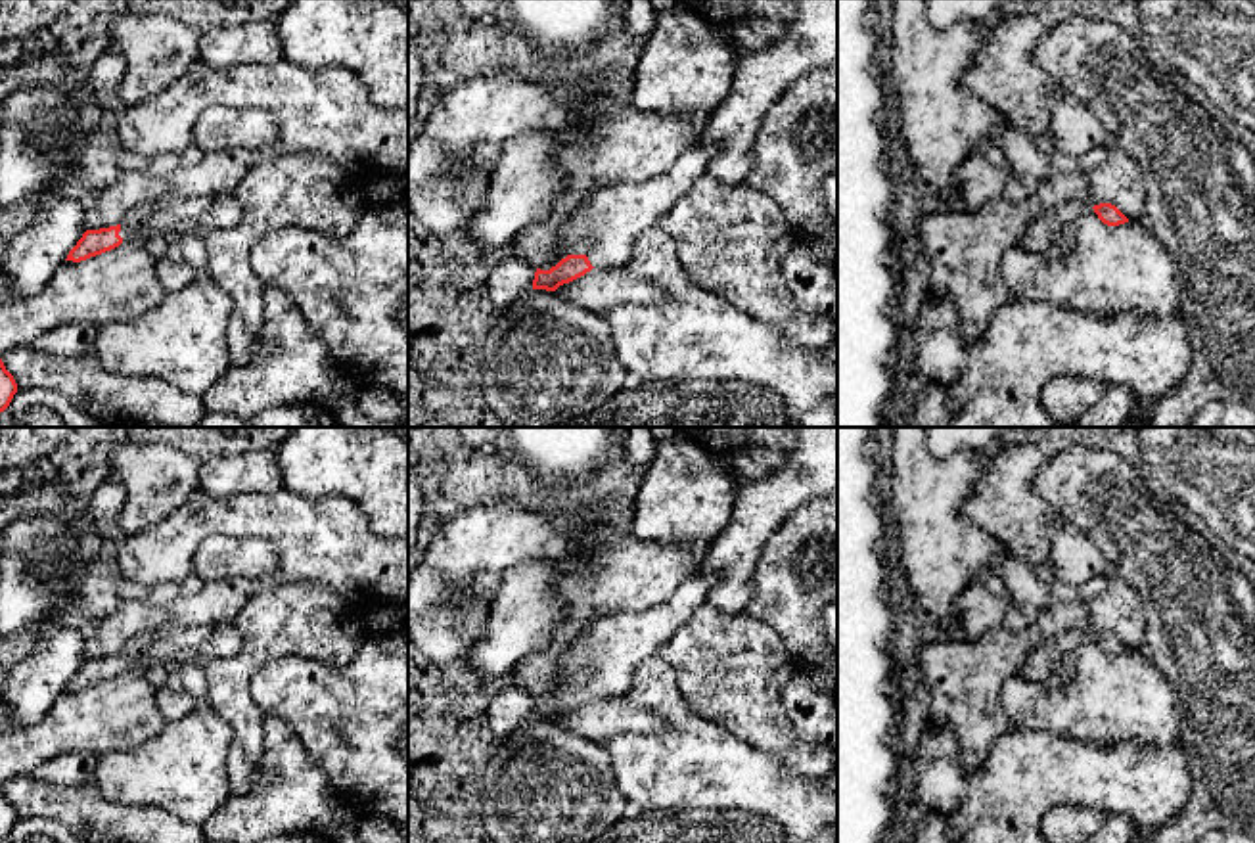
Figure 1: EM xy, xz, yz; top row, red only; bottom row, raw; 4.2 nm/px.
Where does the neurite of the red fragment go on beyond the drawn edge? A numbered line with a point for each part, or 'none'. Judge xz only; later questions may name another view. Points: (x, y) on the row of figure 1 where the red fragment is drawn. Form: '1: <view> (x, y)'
1: xz (606, 225)

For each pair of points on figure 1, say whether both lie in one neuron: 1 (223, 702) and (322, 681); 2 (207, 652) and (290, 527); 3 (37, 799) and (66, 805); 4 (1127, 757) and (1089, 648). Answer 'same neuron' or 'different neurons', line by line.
1: different neurons
2: different neurons
3: same neuron
4: different neurons

